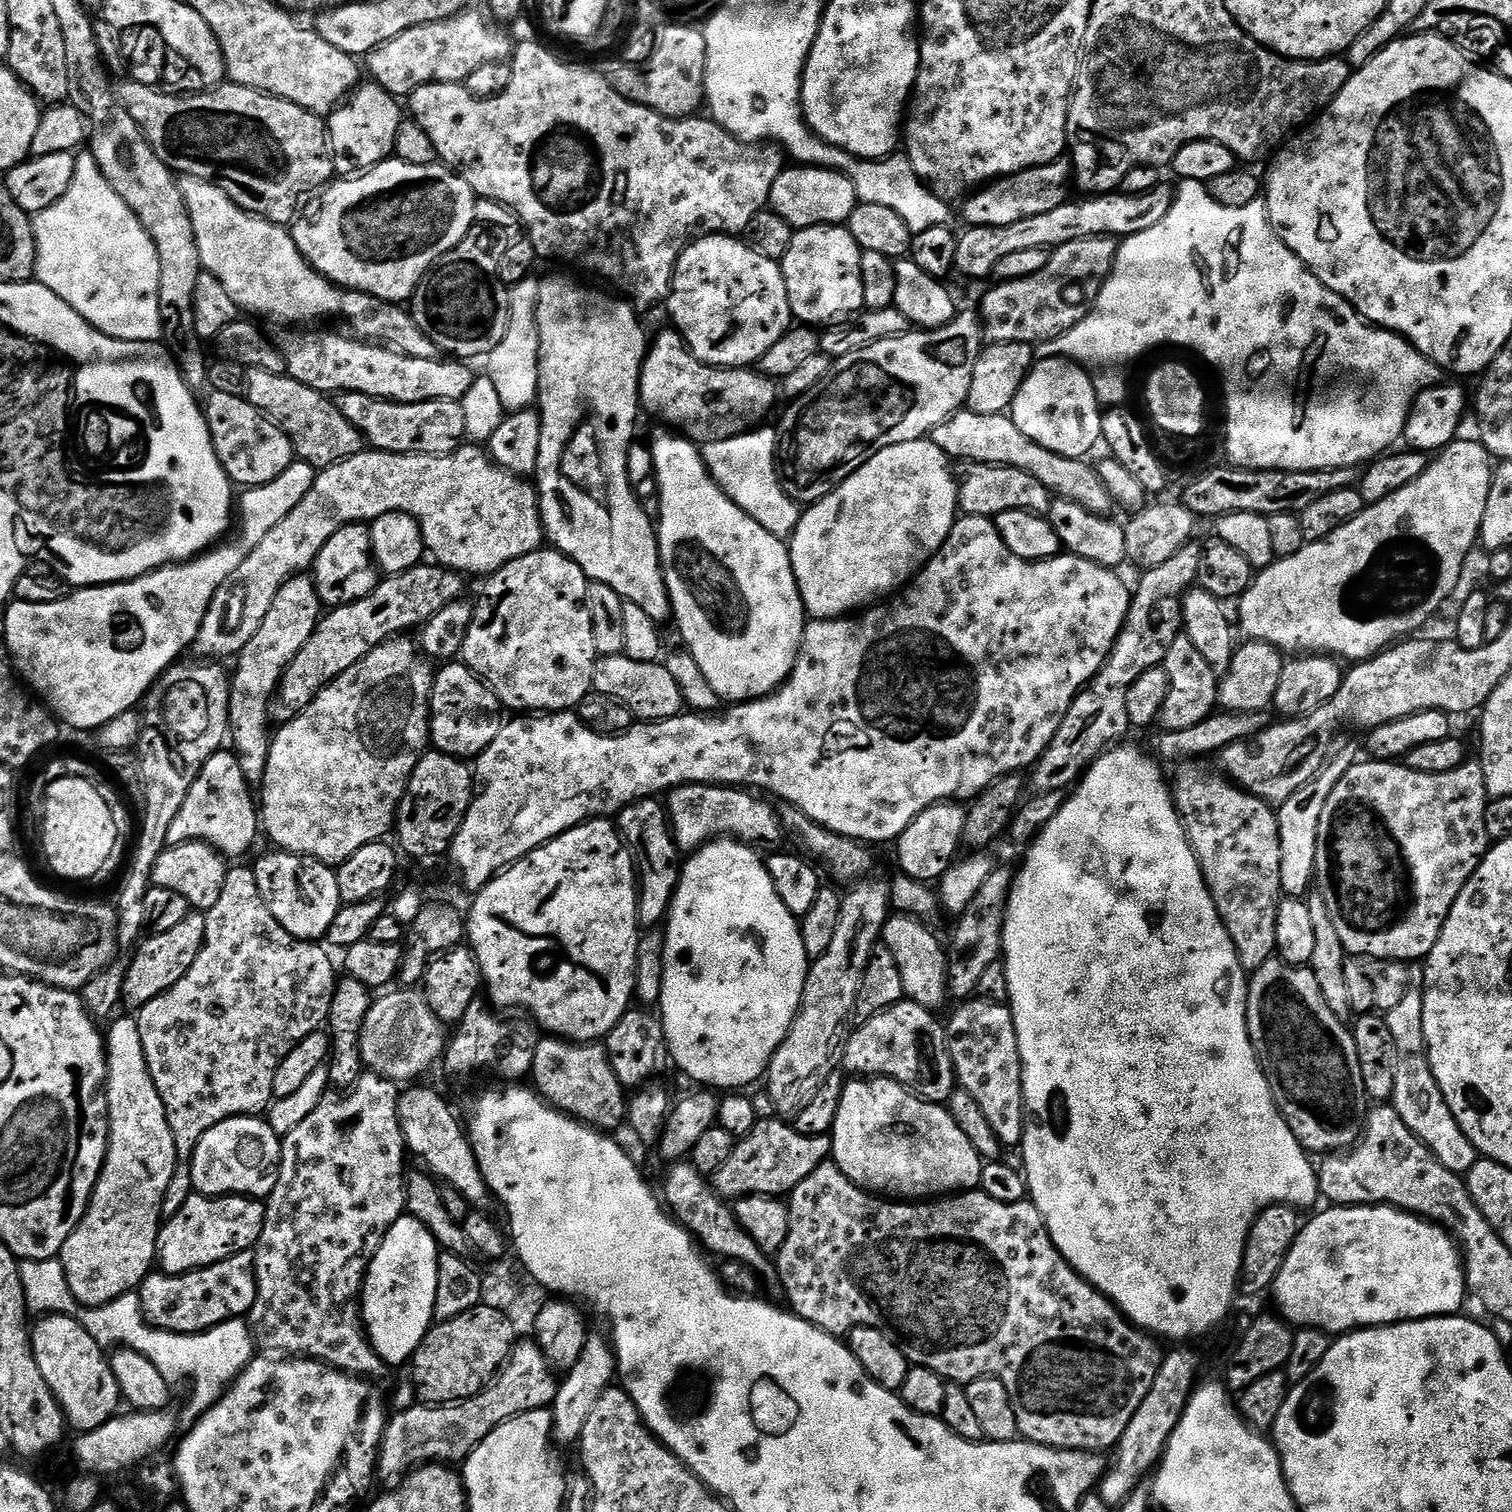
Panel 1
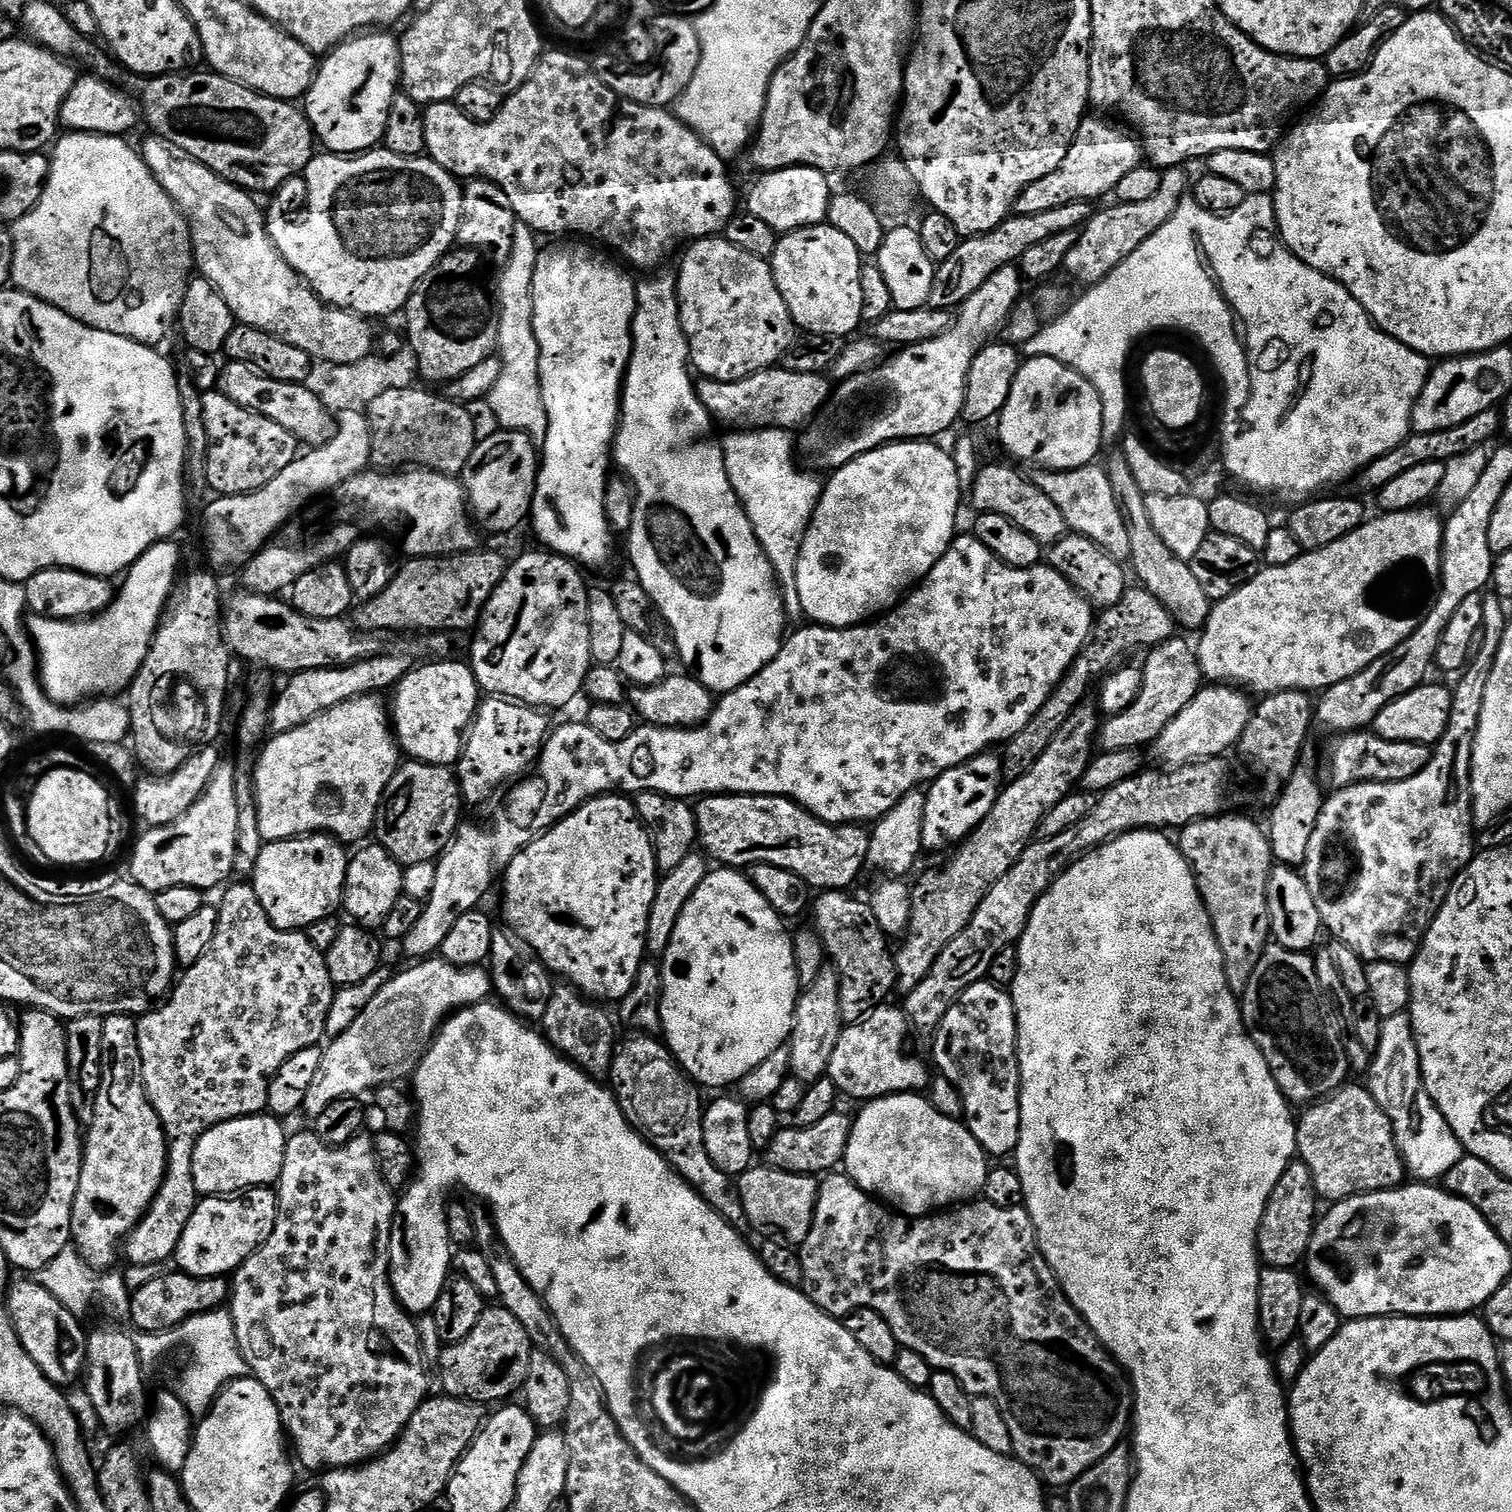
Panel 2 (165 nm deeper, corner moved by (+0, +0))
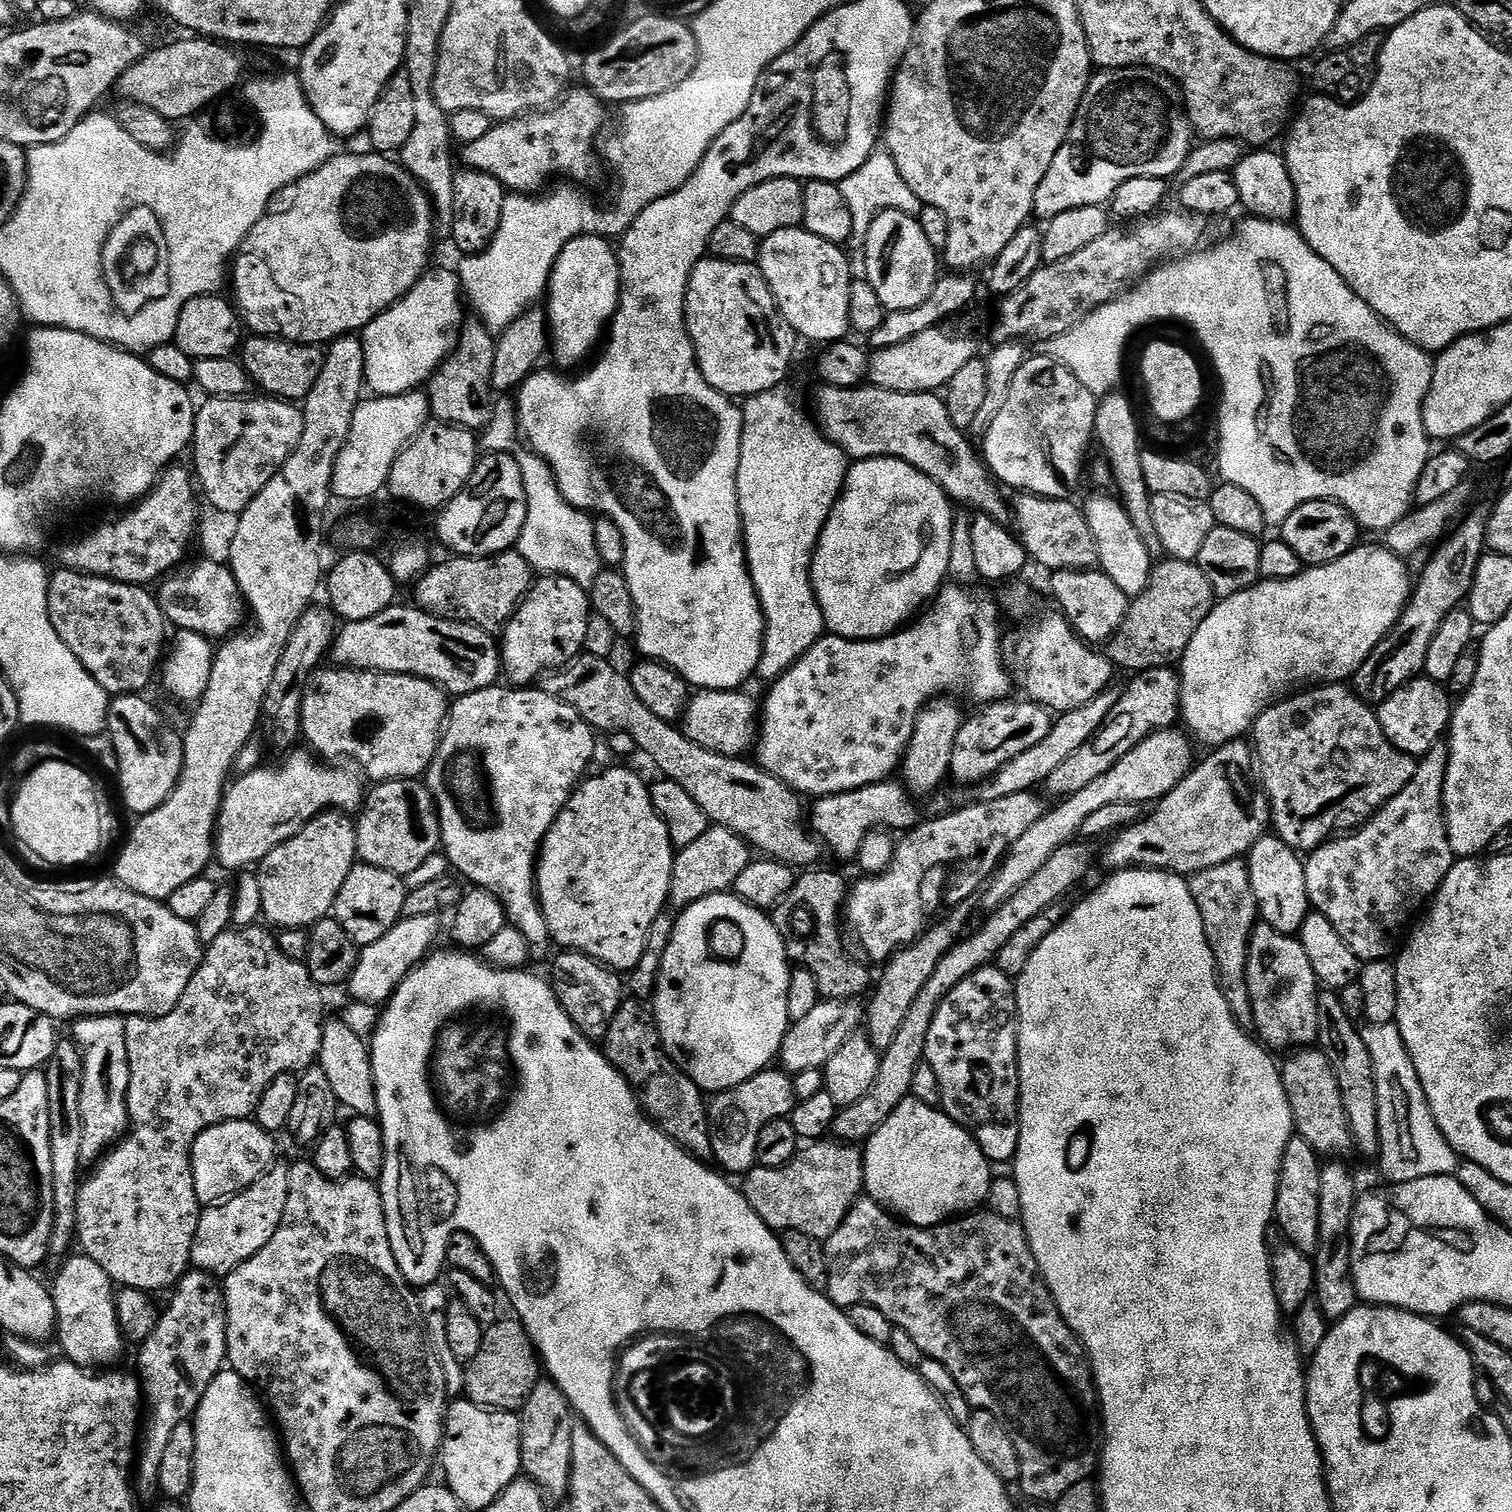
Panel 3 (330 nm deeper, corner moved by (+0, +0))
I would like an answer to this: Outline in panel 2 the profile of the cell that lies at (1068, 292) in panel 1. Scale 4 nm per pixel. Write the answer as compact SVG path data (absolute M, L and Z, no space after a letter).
M1183 167L1163 169L1162 186L1158 186L1157 192L1146 202L1116 202L1113 208L1104 208L1101 212L1099 209L1079 233L1074 250L1066 254L1063 271L1069 272L1083 286L1102 283L1119 264L1130 258L1130 254L1134 254L1134 250L1138 250L1138 246L1142 246L1142 242L1146 242L1146 238L1170 222L1174 210L1178 210L1190 188L1190 180L1188 184L1184 171Z

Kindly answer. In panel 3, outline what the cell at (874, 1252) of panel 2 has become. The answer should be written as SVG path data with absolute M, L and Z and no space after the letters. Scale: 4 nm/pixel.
M861 1198L853 1204L852 1209L846 1214L846 1218L823 1241L824 1257L826 1258L826 1274L828 1286L826 1295L832 1303L845 1310L853 1308L855 1304L874 1306L892 1323L893 1329L910 1334L914 1346L929 1360L942 1362L946 1370L958 1382L958 1386L964 1392L973 1409L989 1412L1002 1418L1004 1428L1010 1434L1014 1442L1014 1450L1018 1450L1018 1462L1020 1463L1020 1479L1018 1487L1032 1500L1049 1500L1055 1502L1070 1490L1070 1486L1078 1486L1089 1479L1088 1475L1095 1473L1098 1468L1098 1432L1092 1429L1092 1420L1084 1409L1084 1388L1080 1383L1086 1380L1086 1372L1080 1369L1081 1357L1068 1349L1070 1333L1068 1326L1060 1317L1048 1289L1038 1283L1036 1263L1032 1257L1032 1251L1028 1245L1028 1239L1024 1233L1024 1225L1019 1222L1006 1220L1001 1216L995 1216L991 1210L977 1210L963 1218L953 1218L947 1224L938 1224L935 1228L913 1228L910 1224L901 1222L895 1215L889 1214L871 1198Z

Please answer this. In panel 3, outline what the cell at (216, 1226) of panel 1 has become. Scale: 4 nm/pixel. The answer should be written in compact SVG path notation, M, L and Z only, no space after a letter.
M273 1166L245 1192L205 1207L200 1214L198 1230L194 1234L191 1267L223 1278L229 1276L238 1266L242 1266L242 1262L254 1258L254 1254L258 1254L258 1250L262 1250L266 1242L274 1238L282 1222L288 1197L288 1174L287 1167Z

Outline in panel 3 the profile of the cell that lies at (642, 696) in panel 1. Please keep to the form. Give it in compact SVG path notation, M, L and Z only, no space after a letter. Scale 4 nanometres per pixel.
M700 690L689 699L684 707L682 717L682 731L684 737L714 754L734 756L737 758L745 755L744 751L751 749L758 739L758 704L747 696L744 690Z

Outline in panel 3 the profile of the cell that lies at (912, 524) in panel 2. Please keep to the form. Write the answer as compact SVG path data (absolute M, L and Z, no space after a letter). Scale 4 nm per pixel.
M883 456L855 461L848 469L844 488L840 491L840 497L836 499L831 514L828 515L826 526L816 543L816 553L812 556L812 589L824 615L825 629L831 635L841 636L844 640L881 640L884 636L891 636L893 632L899 632L905 627L935 597L936 593L945 587L949 579L948 567L950 566L951 532L954 519L952 508L954 509L953 501L949 500L936 482L898 458Z

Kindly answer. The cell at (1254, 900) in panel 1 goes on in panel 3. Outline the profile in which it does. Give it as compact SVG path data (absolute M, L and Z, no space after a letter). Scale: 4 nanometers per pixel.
M1243 859L1222 862L1222 866L1210 866L1210 870L1195 872L1187 877L1188 889L1202 914L1202 926L1206 930L1206 942L1216 964L1216 978L1232 1017L1241 1026L1252 1024L1252 1007L1246 982L1248 942L1258 923L1256 900L1252 896L1248 865Z

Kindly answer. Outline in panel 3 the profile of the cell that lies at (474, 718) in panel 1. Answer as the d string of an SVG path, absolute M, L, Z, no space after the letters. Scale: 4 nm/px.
M331 667L313 672L304 688L300 732L307 747L325 761L349 756L372 782L423 777L440 745L450 707L444 689L416 676Z

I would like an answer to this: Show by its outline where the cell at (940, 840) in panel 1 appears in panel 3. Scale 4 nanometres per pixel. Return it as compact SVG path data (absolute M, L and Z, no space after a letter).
M1027 698L997 700L994 704L983 705L972 717L963 721L954 741L951 779L960 784L975 786L991 780L999 768L1006 766L1018 754L1026 754L1030 746L1038 746L1046 734L1052 732L1054 716L1049 709L1033 704Z

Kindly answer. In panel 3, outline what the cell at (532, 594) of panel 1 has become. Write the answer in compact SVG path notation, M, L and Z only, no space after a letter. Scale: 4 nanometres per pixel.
M541 575L502 629L504 641L498 647L503 679L512 686L528 686L540 675L571 664L584 652L589 619L590 596L581 584L565 576Z

